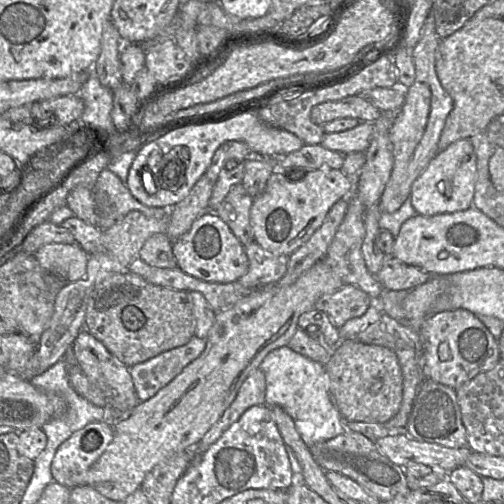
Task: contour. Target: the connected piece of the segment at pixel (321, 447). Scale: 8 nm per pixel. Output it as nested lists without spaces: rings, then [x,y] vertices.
[[[346,431],[332,439],[314,443],[309,446],[309,451],[325,472],[338,472],[351,478],[381,502],[405,495],[411,490],[404,467],[393,463],[373,441],[361,433]]]

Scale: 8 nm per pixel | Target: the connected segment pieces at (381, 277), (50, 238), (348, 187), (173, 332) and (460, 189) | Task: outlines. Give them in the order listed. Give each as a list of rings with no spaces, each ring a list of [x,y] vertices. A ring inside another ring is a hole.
[[[385,257],[381,270],[375,275],[384,290],[409,291],[430,280],[429,273],[395,259]]]
[[[45,221],[27,234],[20,249],[28,254],[35,254],[40,247],[52,243],[75,244],[76,241],[72,233],[63,226]]]
[[[275,169],[267,182],[264,192],[255,198],[251,208],[254,241],[270,255],[289,257],[321,227],[331,208],[341,199],[349,197],[352,192],[354,192],[354,178],[345,174],[342,169],[307,171],[305,175],[298,179],[291,179],[288,173]]]
[[[127,271],[108,275],[91,292],[85,329],[102,342],[123,365],[132,367],[162,352],[187,344],[195,333],[195,318],[188,292],[151,284],[139,275]]]
[[[460,139],[438,152],[411,187],[410,200],[417,215],[431,217],[456,213],[472,206],[476,183],[476,155],[469,139]]]

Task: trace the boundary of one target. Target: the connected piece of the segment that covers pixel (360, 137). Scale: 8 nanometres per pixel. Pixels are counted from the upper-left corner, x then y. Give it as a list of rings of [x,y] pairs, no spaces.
[[[360,122],[356,127],[338,133],[324,134],[321,145],[342,154],[365,152],[374,133],[373,122]]]

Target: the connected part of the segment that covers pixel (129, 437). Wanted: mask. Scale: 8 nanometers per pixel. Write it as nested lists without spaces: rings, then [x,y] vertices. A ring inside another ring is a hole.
[[[323,260],[312,266],[307,272],[305,272],[301,277],[299,277],[294,283],[289,286],[277,286],[271,285],[262,289],[253,291],[248,297],[242,299],[234,306],[217,312],[212,328],[206,337],[206,348],[202,354],[191,363],[189,363],[183,370],[167,385],[162,387],[154,396],[149,398],[144,402],[138,402],[137,405],[127,414],[121,415],[117,420],[112,420],[114,423],[113,427],[113,439],[108,445],[106,450],[101,454],[101,456],[96,460],[96,462],[89,468],[88,472],[85,474],[85,484],[84,486],[89,486],[95,489],[98,493],[102,494],[104,497],[113,501],[122,501],[126,499],[129,495],[134,493],[137,489],[141,487],[141,484],[145,476],[160,462],[172,457],[173,455],[183,451],[193,449],[207,433],[207,431],[215,424],[219,418],[222,416],[224,411],[230,406],[236,397],[236,394],[247,376],[256,368],[259,368],[260,363],[264,357],[271,351],[278,349],[283,346],[288,346],[290,340],[297,332],[299,317],[315,309],[316,302],[324,295],[332,294],[339,289],[341,289],[345,283],[340,278],[340,276],[333,271],[333,269],[327,265]]]

